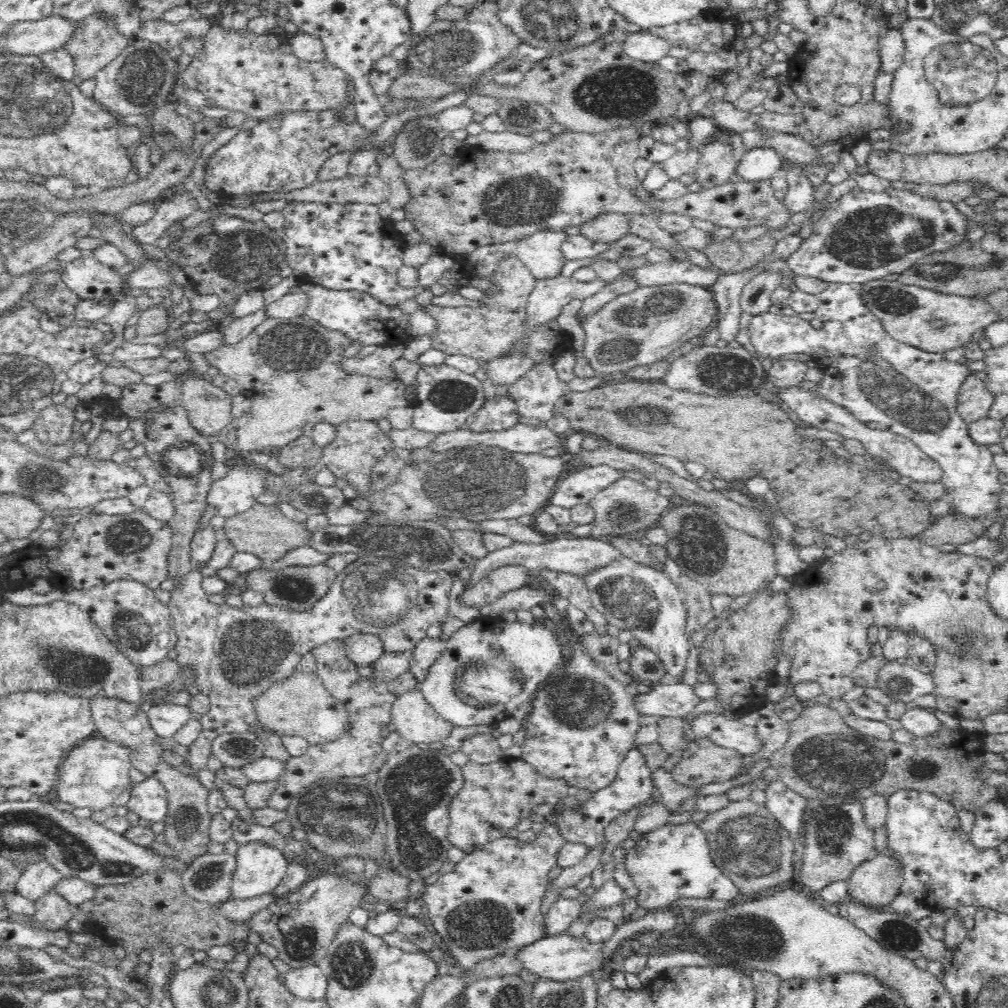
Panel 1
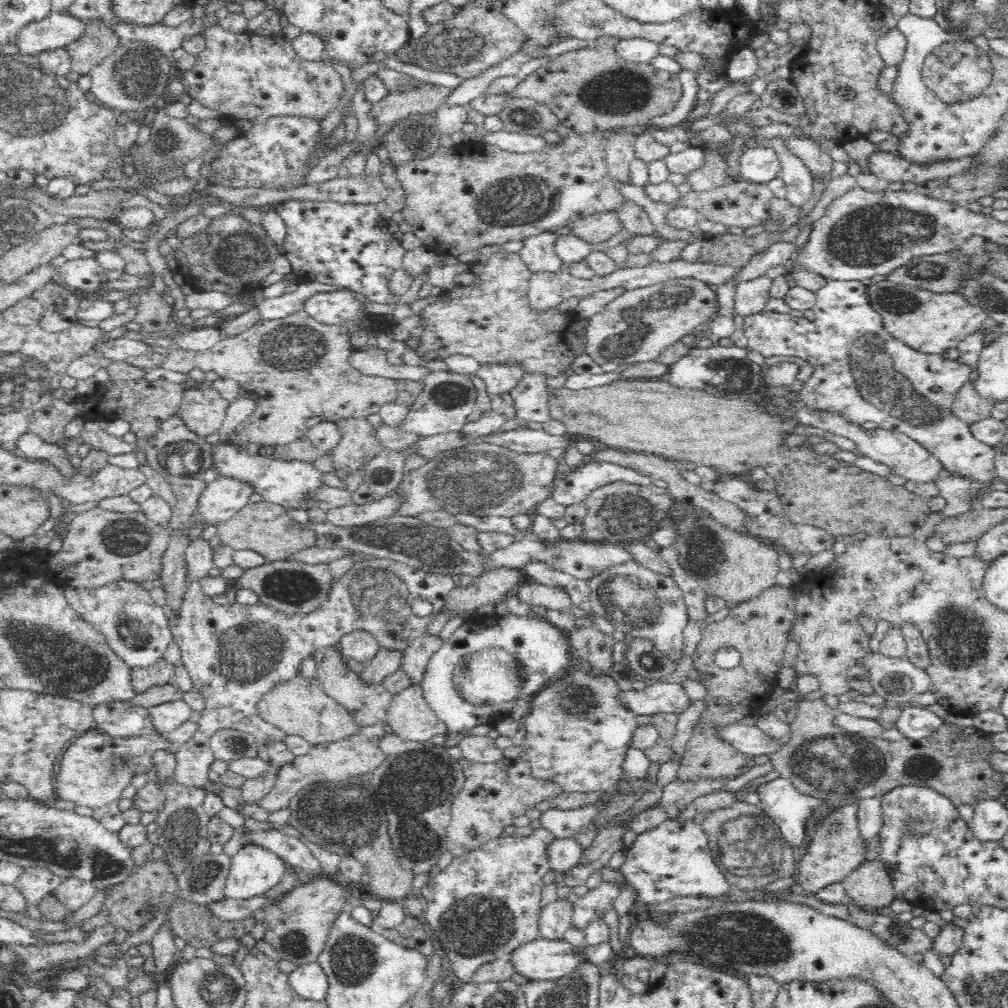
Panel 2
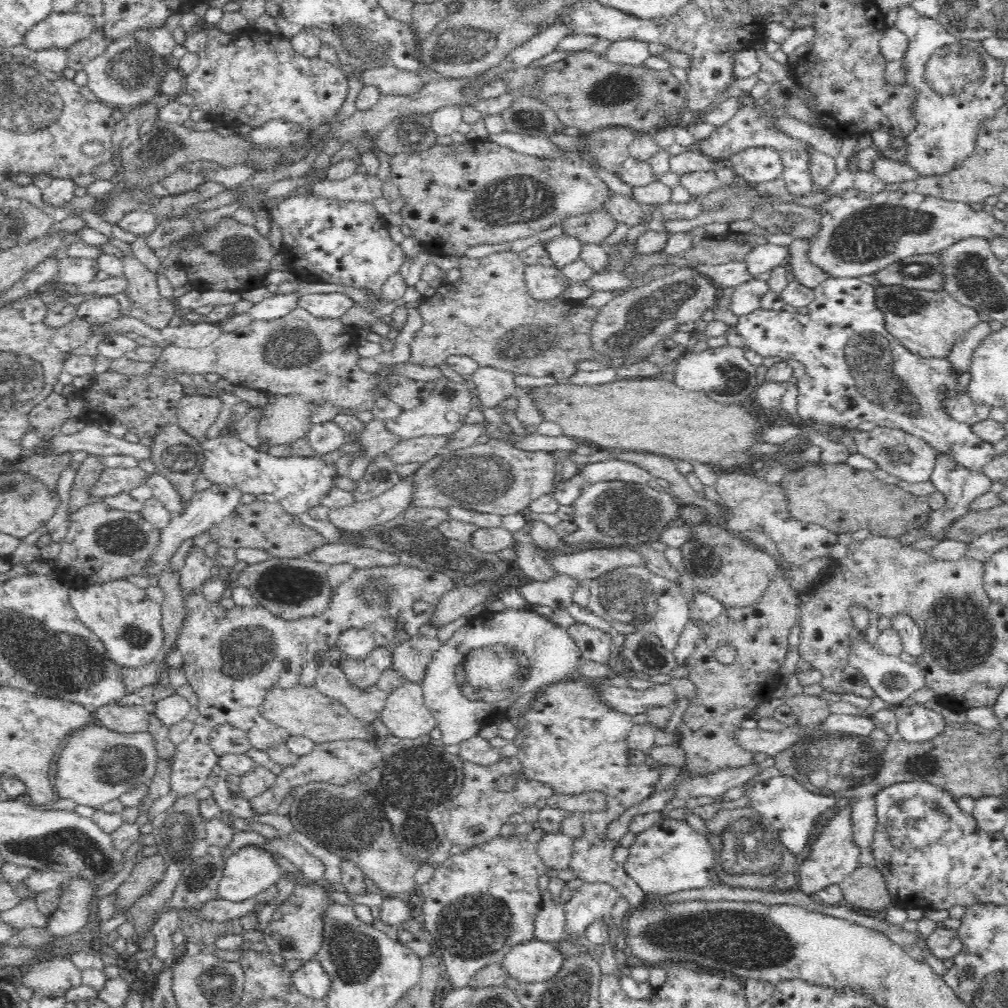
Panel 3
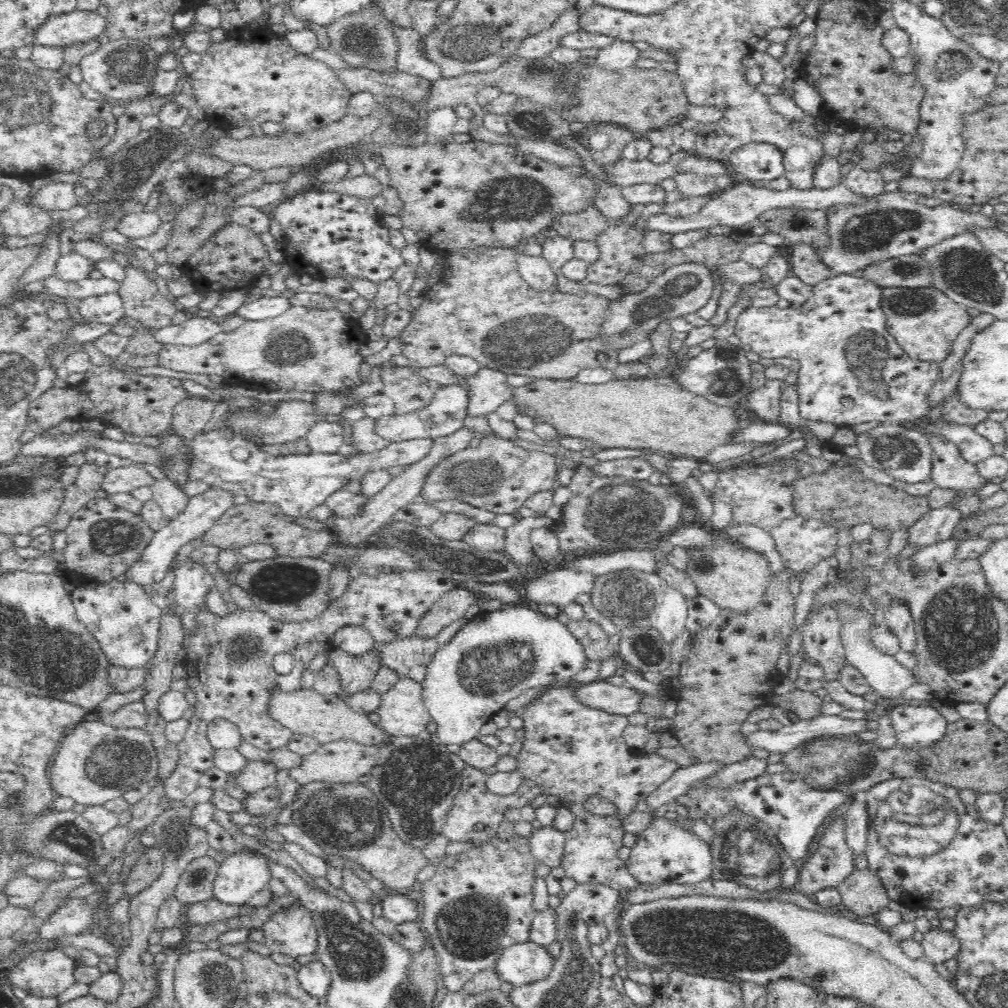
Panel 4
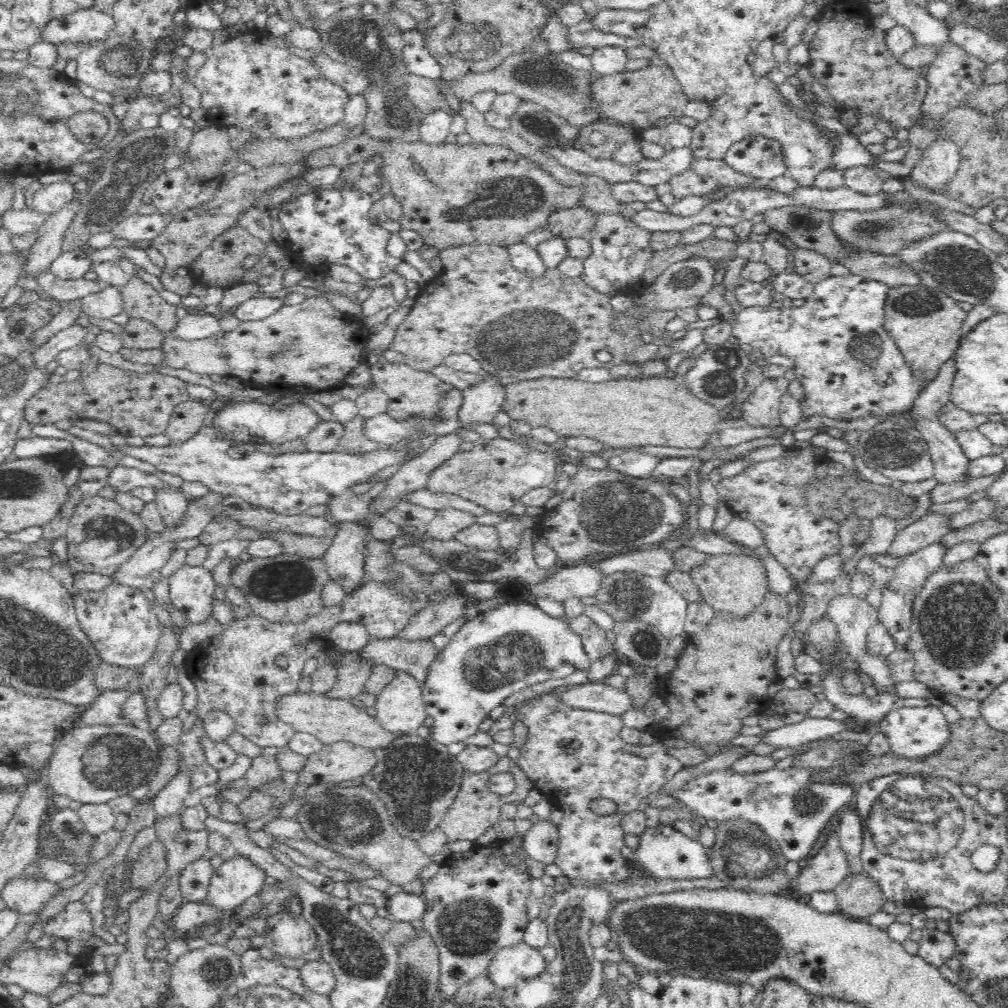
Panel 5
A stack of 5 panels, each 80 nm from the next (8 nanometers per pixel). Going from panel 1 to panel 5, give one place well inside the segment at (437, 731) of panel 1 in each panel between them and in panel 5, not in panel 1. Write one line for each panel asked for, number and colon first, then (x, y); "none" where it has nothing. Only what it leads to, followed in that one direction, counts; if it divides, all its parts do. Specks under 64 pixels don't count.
2: (409, 716)
3: (405, 714)
4: (402, 712)
5: (399, 707)

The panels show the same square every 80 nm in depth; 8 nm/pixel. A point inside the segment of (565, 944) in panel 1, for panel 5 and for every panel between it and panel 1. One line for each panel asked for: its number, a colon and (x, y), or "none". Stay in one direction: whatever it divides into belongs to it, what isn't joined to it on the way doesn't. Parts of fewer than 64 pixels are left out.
2: (542, 959)
3: (535, 961)
4: (523, 963)
5: (511, 964)

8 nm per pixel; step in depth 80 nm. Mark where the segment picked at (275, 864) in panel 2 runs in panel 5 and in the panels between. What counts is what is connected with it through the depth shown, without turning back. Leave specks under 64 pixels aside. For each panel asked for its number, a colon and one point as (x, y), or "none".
3: (250, 871)
4: (240, 876)
5: (232, 884)

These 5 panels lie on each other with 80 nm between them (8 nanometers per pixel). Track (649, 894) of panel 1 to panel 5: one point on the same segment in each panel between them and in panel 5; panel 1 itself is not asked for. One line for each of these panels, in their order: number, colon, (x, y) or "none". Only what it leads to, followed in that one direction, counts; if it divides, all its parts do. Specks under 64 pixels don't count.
2: (672, 860)
3: (672, 855)
4: (665, 852)
5: (663, 851)

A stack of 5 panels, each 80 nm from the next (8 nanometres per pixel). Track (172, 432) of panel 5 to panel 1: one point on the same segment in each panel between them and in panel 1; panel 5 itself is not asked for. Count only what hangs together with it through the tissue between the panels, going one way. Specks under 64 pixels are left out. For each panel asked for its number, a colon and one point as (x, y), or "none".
1: (209, 408)
2: (202, 410)
3: (195, 415)
4: (192, 416)

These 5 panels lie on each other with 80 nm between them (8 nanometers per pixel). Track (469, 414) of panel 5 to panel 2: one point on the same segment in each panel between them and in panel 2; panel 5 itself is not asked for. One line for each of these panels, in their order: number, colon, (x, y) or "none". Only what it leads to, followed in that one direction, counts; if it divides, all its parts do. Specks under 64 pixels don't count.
2: (499, 379)
3: (493, 385)
4: (488, 389)

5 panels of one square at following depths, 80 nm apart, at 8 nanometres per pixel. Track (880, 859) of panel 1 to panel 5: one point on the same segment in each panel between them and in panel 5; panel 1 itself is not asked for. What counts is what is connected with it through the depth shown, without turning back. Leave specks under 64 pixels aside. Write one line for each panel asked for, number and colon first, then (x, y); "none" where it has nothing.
2: (868, 886)
3: (866, 891)
4: (862, 894)
5: (858, 896)

